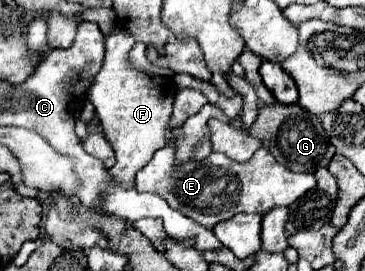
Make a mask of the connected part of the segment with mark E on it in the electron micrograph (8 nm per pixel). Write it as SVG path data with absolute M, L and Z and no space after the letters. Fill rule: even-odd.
M175 143L159 149L153 159L137 173L137 191L149 191L161 195L171 207L183 215L213 227L219 221L231 219L235 213L257 213L263 215L273 207L291 205L303 193L315 187L311 173L293 173L265 149L257 149L247 163L237 163L221 153L211 153L205 161L187 161L175 165Z

